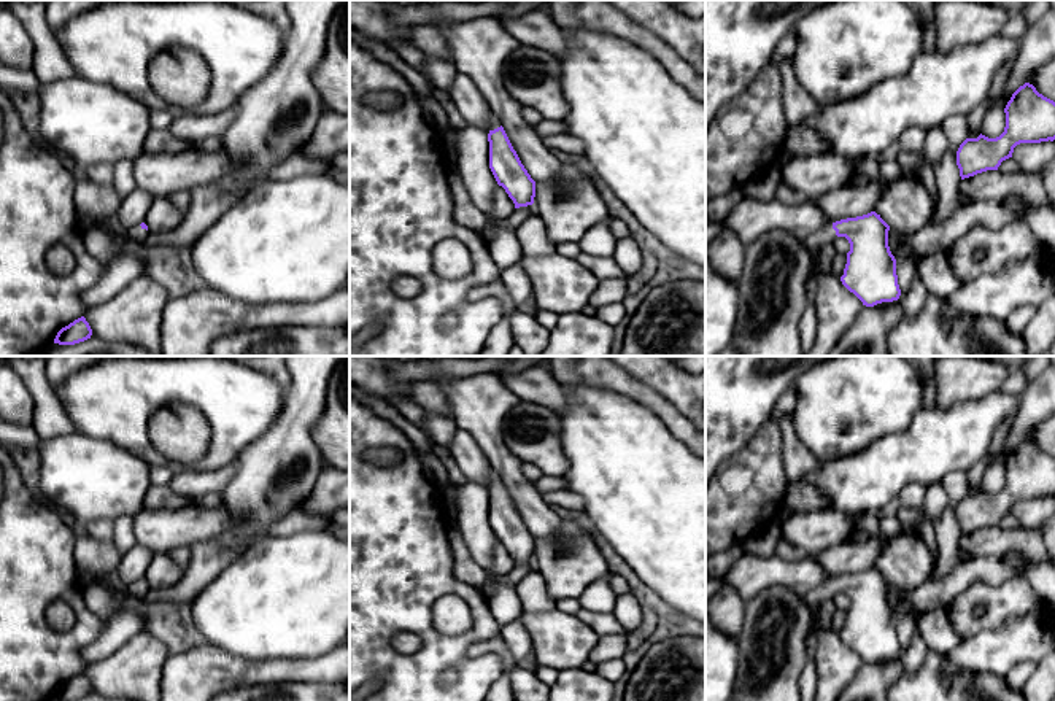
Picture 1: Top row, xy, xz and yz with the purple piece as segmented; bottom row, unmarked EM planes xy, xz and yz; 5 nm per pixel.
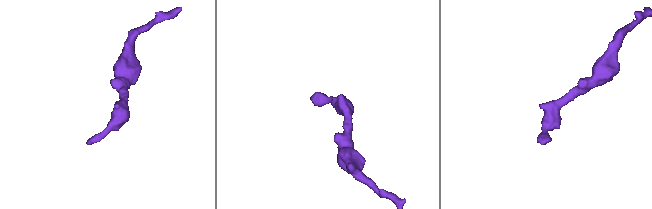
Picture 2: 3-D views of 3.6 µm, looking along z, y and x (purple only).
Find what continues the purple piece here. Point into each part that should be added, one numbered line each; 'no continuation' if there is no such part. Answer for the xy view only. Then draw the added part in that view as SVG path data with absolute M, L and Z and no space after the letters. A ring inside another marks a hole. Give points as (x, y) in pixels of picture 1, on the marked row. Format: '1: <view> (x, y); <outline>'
1: xy (135, 234); M140 224L133 226L127 232L127 240L133 243L141 243L149 235L149 230L143 229Z

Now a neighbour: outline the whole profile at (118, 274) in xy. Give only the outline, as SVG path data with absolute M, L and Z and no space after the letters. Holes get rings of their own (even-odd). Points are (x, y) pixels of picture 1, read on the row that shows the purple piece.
M119 256L111 262L102 264L100 280L83 292L86 307L100 305L119 294L129 283L146 270L148 259L140 256Z

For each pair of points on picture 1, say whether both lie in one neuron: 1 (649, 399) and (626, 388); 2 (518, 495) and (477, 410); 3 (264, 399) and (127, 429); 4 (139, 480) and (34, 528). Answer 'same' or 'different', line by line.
1: same
2: same
3: same
4: different

